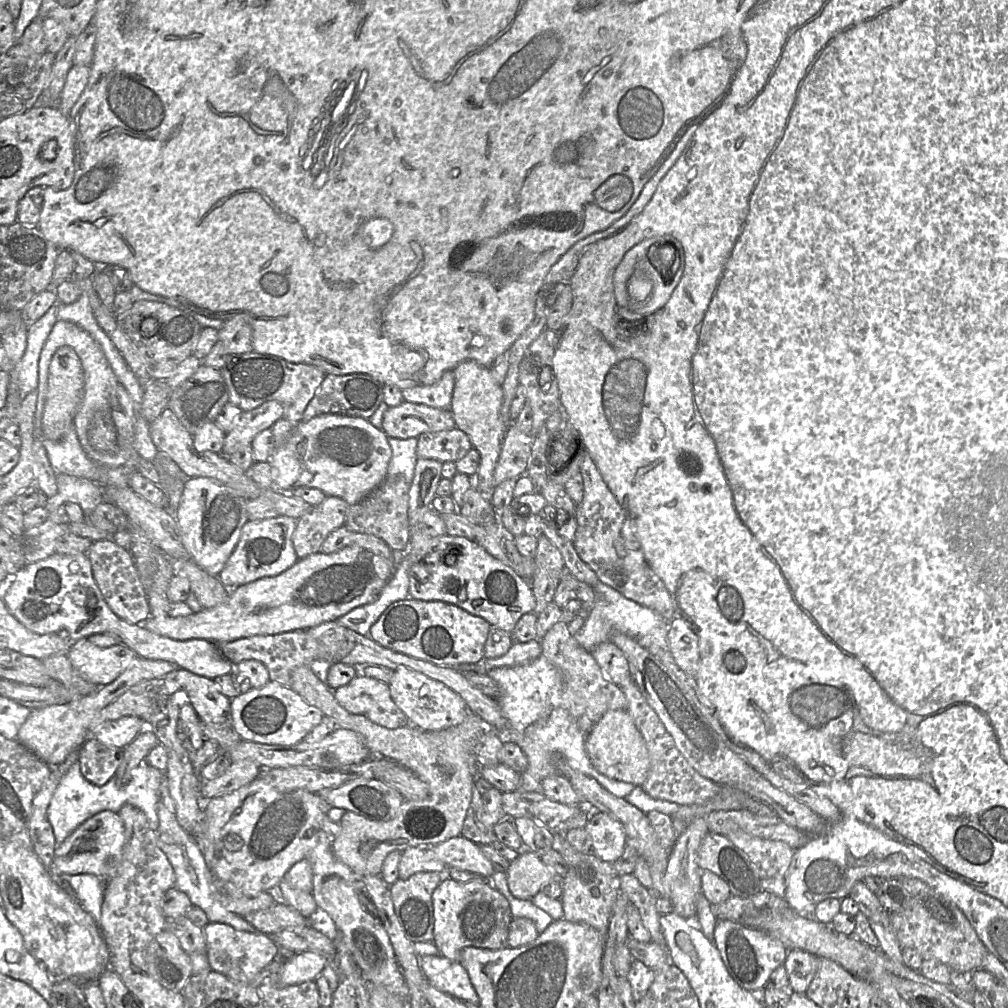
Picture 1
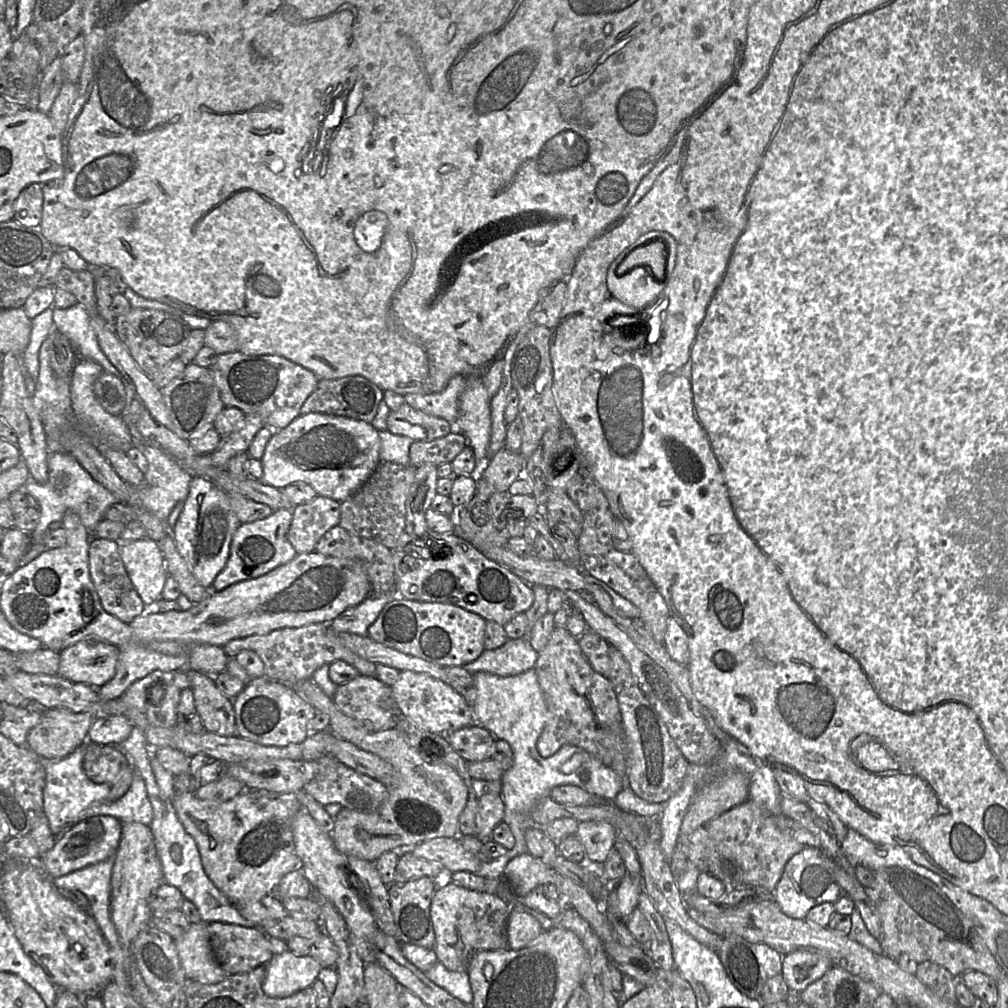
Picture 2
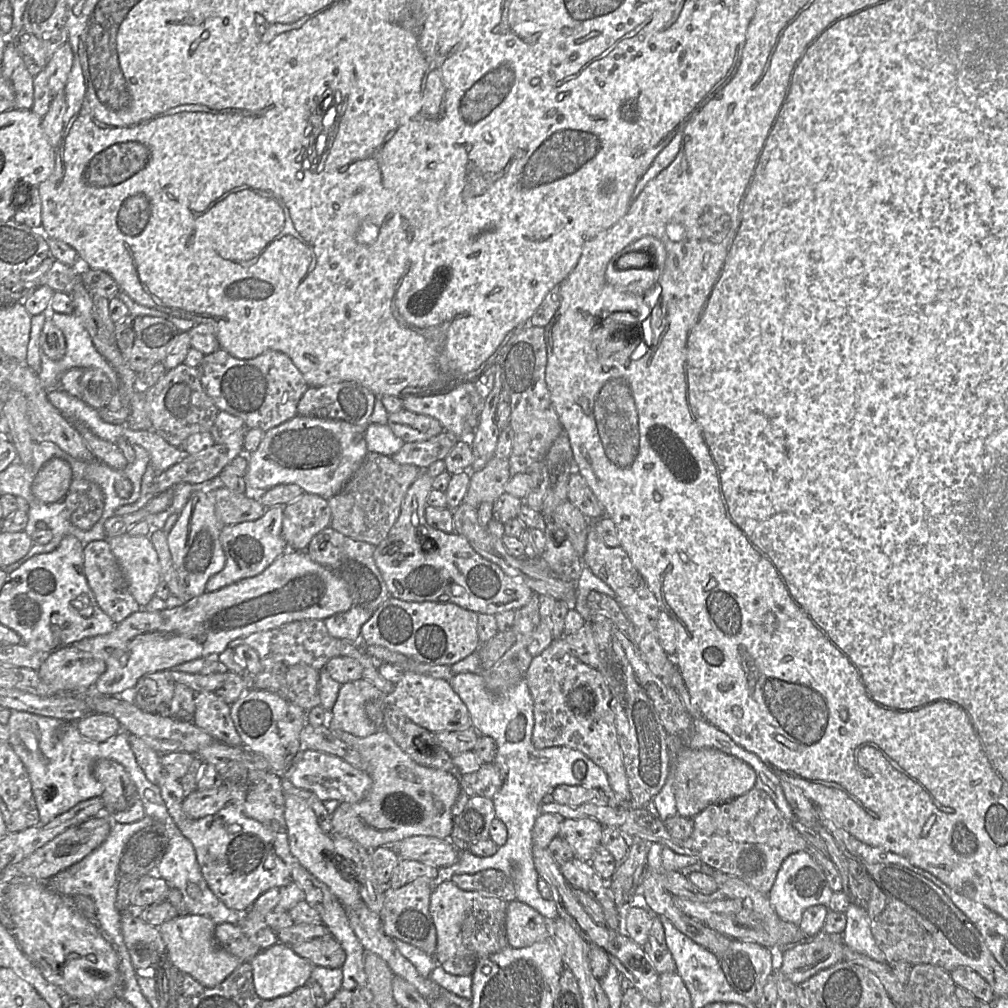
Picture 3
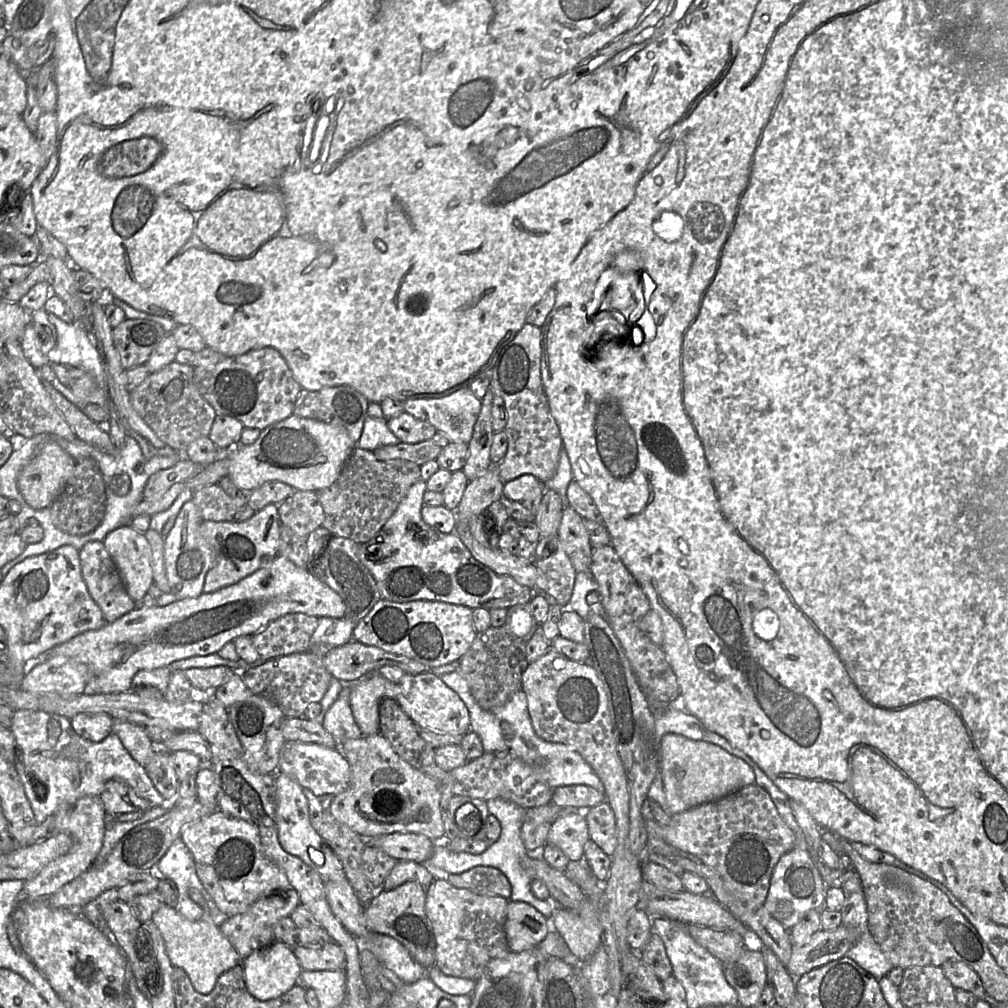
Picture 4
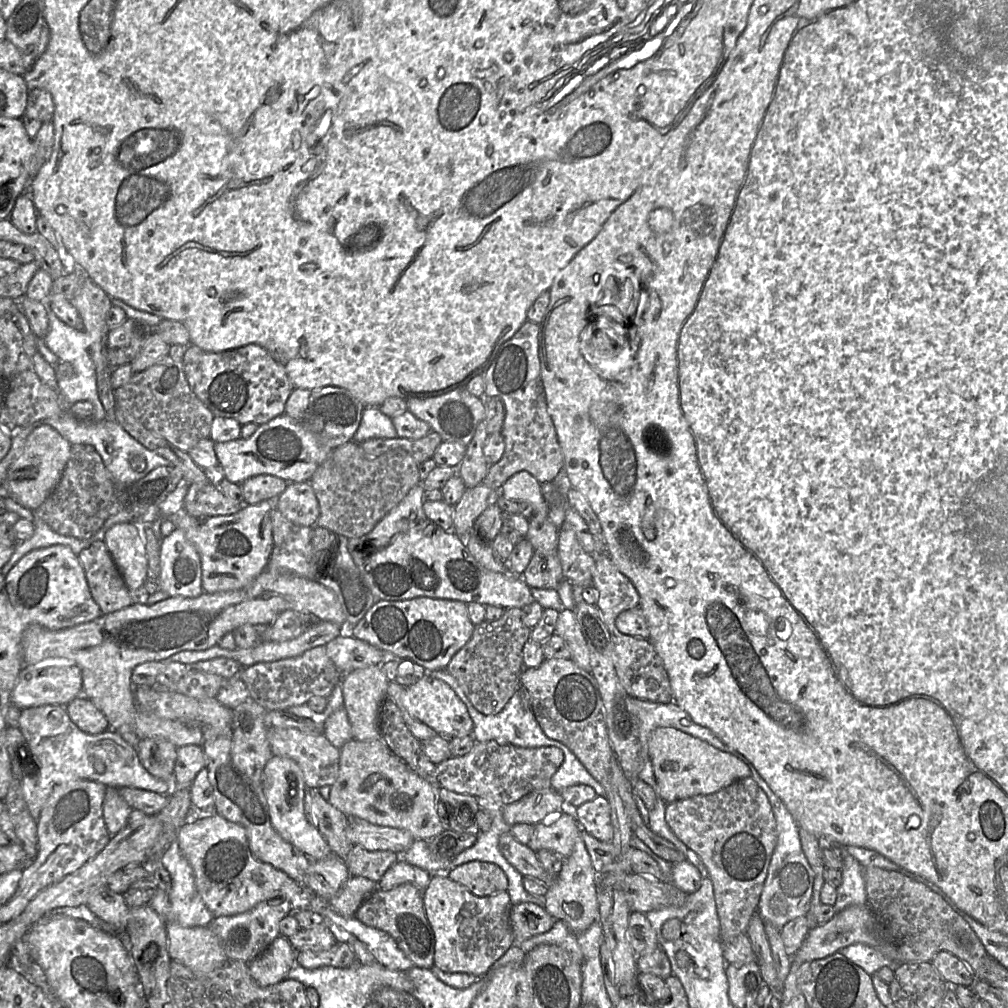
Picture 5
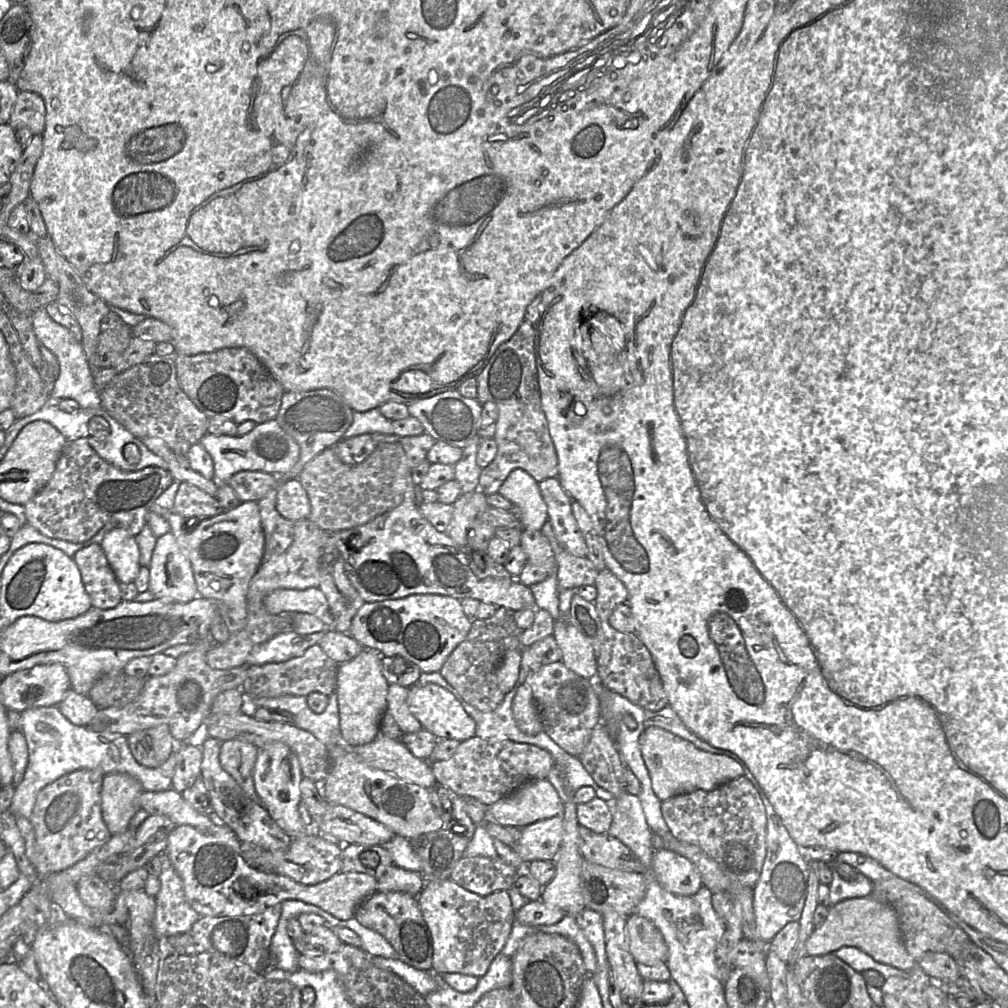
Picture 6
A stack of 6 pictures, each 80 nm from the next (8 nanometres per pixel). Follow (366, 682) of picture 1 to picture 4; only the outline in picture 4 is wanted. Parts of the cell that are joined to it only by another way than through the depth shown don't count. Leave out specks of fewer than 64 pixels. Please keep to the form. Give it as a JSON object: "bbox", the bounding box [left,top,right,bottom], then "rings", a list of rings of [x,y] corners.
{"bbox":[322,684,363,745],"rings":[[[345,684],[334,704],[327,711],[322,725],[339,745],[347,739],[358,739],[363,734],[357,725],[350,705],[351,684]]]}

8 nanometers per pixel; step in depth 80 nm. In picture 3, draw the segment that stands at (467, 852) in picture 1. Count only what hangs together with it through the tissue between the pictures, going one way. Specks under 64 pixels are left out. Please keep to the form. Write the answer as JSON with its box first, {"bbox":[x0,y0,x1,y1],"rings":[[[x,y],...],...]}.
{"bbox":[388,837,459,868],"rings":[[[408,837],[388,847],[392,847],[400,859],[414,860],[438,868],[453,865],[459,855],[449,840],[435,837]]]}

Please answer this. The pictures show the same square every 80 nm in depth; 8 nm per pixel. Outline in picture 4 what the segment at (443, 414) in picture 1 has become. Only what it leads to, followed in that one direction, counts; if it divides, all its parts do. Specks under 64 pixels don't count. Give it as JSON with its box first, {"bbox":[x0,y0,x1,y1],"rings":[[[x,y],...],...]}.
{"bbox":[387,412,437,444],"rings":[[[407,412],[387,419],[391,432],[404,443],[415,444],[431,439],[437,429],[425,420],[420,420]]]}

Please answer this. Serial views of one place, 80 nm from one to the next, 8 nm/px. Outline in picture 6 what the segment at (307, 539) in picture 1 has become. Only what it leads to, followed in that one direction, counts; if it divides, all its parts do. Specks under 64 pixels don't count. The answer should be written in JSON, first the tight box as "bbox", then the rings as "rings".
{"bbox":[276,478,311,520],"rings":[[[290,478],[279,484],[276,509],[281,516],[288,520],[309,519],[311,504],[299,479]]]}

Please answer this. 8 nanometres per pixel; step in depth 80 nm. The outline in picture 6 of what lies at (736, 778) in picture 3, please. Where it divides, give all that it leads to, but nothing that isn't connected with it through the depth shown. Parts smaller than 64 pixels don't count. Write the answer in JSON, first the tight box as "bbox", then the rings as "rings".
{"bbox":[638,727,744,801],"rings":[[[659,727],[646,728],[640,734],[638,742],[653,791],[662,801],[695,790],[710,791],[744,775],[742,765],[734,759],[703,751],[691,742]]]}

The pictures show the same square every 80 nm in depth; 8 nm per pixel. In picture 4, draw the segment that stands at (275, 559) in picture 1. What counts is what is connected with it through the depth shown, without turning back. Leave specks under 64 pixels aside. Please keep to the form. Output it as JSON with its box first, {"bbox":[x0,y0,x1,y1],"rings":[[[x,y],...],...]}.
{"bbox":[200,504,281,592],"rings":[[[269,504],[243,522],[215,522],[203,520],[200,533],[214,556],[214,565],[205,577],[203,592],[215,592],[238,583],[256,572],[267,559],[278,555],[281,521],[278,505]]]}

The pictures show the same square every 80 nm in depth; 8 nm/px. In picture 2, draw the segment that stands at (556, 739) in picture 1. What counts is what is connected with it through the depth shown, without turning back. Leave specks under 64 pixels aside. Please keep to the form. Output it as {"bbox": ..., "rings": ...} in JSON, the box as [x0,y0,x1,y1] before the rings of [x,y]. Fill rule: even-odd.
{"bbox":[471,668,627,878],"rings":[[[534,668],[513,676],[499,676],[487,672],[472,674],[475,700],[471,704],[471,709],[474,722],[487,729],[496,739],[505,740],[511,746],[514,755],[512,766],[505,770],[502,776],[500,794],[505,806],[503,821],[510,827],[515,845],[499,858],[482,859],[480,868],[475,872],[481,877],[499,878],[504,875],[510,860],[528,852],[525,833],[529,828],[534,827],[531,812],[542,799],[550,796],[555,786],[563,784],[579,786],[598,799],[613,802],[618,793],[627,787],[627,779],[577,746],[561,746],[550,757],[539,754],[536,747],[537,740],[549,719],[549,713]],[[582,769],[589,772],[586,781],[580,778]]]}

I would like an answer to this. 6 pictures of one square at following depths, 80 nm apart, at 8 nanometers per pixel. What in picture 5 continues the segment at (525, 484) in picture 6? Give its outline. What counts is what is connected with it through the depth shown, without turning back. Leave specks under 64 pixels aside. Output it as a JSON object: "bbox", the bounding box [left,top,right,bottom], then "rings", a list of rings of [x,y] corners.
{"bbox":[500,471,550,516],"rings":[[[520,471],[511,476],[501,487],[500,494],[515,502],[527,502],[531,505],[534,516],[548,515],[550,506],[545,501],[541,483],[530,473]]]}

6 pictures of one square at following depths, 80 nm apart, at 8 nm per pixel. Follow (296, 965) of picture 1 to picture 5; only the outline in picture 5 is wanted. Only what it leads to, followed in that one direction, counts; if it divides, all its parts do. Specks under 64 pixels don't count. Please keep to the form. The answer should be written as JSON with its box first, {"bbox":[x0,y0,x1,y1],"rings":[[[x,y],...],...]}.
{"bbox":[248,936,296,987],"rings":[[[278,936],[265,951],[248,963],[249,972],[262,987],[276,984],[286,979],[289,970],[296,964],[295,954],[288,938]]]}

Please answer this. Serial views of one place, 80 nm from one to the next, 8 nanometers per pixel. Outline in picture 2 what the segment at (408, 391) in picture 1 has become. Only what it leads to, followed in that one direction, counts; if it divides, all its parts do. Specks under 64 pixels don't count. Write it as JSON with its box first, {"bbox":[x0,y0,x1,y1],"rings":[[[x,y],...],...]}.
{"bbox":[404,375,466,428],"rings":[[[456,375],[451,378],[446,387],[437,393],[404,395],[405,402],[417,410],[440,417],[455,428],[458,419],[459,398],[465,389],[466,377]]]}

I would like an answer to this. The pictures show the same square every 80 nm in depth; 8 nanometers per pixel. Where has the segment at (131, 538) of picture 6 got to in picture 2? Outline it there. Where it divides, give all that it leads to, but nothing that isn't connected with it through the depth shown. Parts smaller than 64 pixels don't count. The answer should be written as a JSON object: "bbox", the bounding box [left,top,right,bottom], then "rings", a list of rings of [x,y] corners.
{"bbox":[119,537,168,605],"rings":[[[145,537],[119,544],[126,571],[145,605],[162,599],[168,573],[158,543]]]}

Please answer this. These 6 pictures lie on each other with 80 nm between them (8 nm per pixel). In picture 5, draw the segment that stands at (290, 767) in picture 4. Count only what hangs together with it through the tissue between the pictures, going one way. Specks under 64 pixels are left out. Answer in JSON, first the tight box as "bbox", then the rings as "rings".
{"bbox":[267,727,340,789],"rings":[[[269,727],[267,738],[273,755],[290,758],[298,764],[307,789],[332,786],[337,780],[340,750],[334,747],[323,734],[310,735],[295,728]]]}

